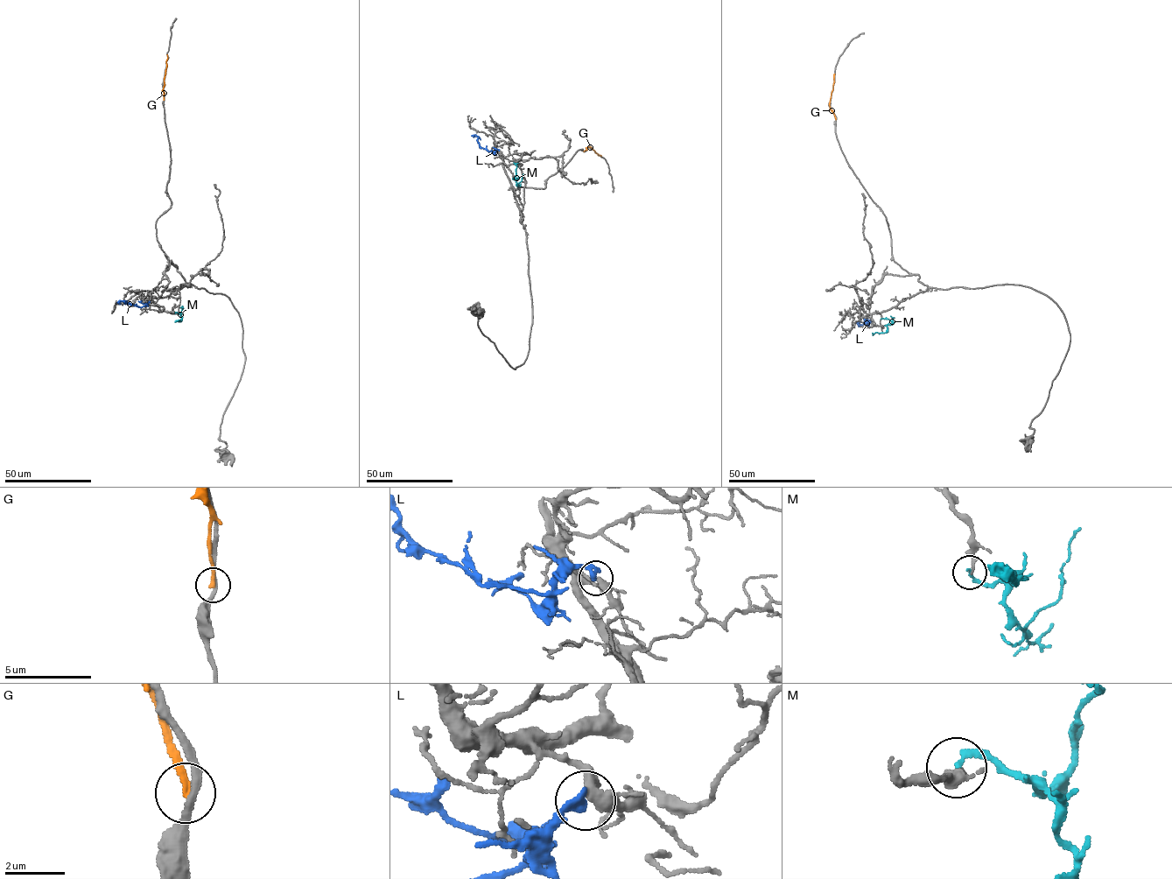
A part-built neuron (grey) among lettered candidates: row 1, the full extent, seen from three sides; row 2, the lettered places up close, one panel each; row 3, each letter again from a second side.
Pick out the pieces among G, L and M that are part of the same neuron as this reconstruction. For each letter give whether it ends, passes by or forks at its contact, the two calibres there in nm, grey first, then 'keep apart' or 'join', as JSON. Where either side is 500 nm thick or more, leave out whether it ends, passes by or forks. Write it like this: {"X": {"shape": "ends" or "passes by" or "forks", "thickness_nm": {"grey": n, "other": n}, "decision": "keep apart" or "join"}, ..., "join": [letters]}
{"G": {"shape": "ends", "thickness_nm": {"grey": 240, "other": 220}, "decision": "keep apart"}, "L": {"shape": "ends", "thickness_nm": {"grey": 360, "other": 340}, "decision": "keep apart"}, "M": {"shape": "ends", "thickness_nm": {"grey": 170, "other": 200}, "decision": "keep apart"}, "join": []}

